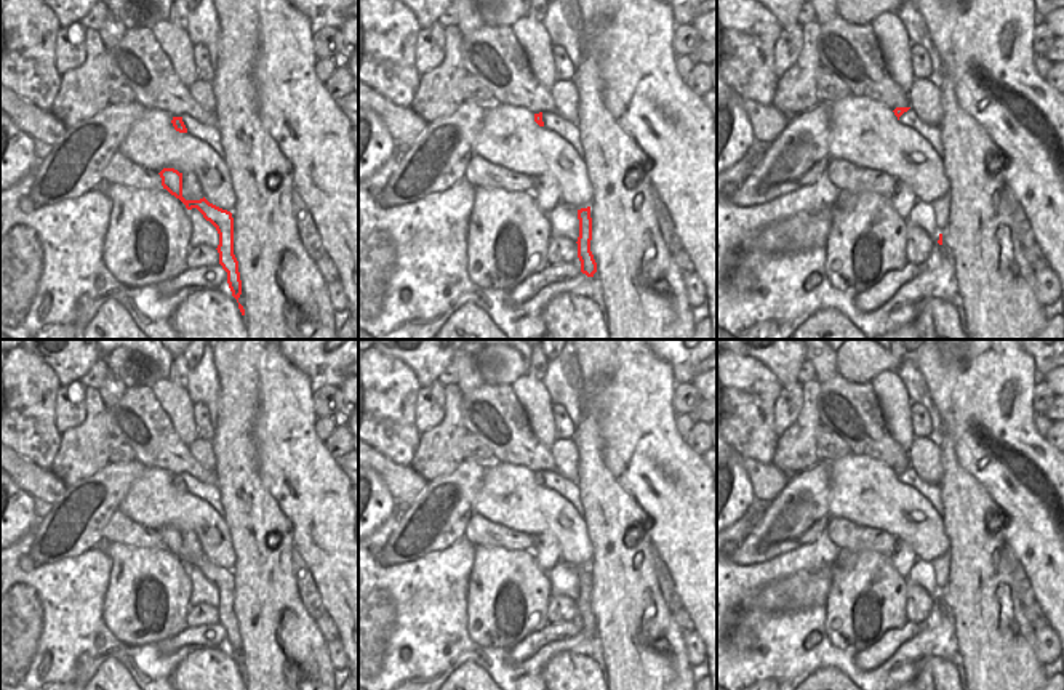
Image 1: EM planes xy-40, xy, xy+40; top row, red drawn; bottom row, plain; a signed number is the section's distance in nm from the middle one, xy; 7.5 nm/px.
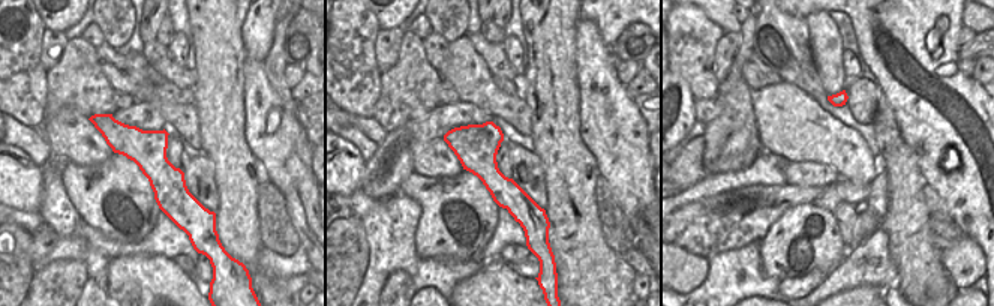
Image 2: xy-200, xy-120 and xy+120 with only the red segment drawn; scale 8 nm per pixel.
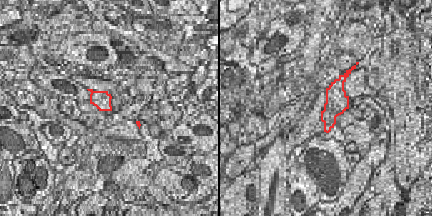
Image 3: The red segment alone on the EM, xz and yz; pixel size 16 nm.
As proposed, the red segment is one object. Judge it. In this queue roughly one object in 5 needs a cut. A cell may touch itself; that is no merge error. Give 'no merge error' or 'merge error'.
no merge error

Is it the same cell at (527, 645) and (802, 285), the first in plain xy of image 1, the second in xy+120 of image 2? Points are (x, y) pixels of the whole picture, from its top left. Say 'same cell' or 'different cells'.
same cell

